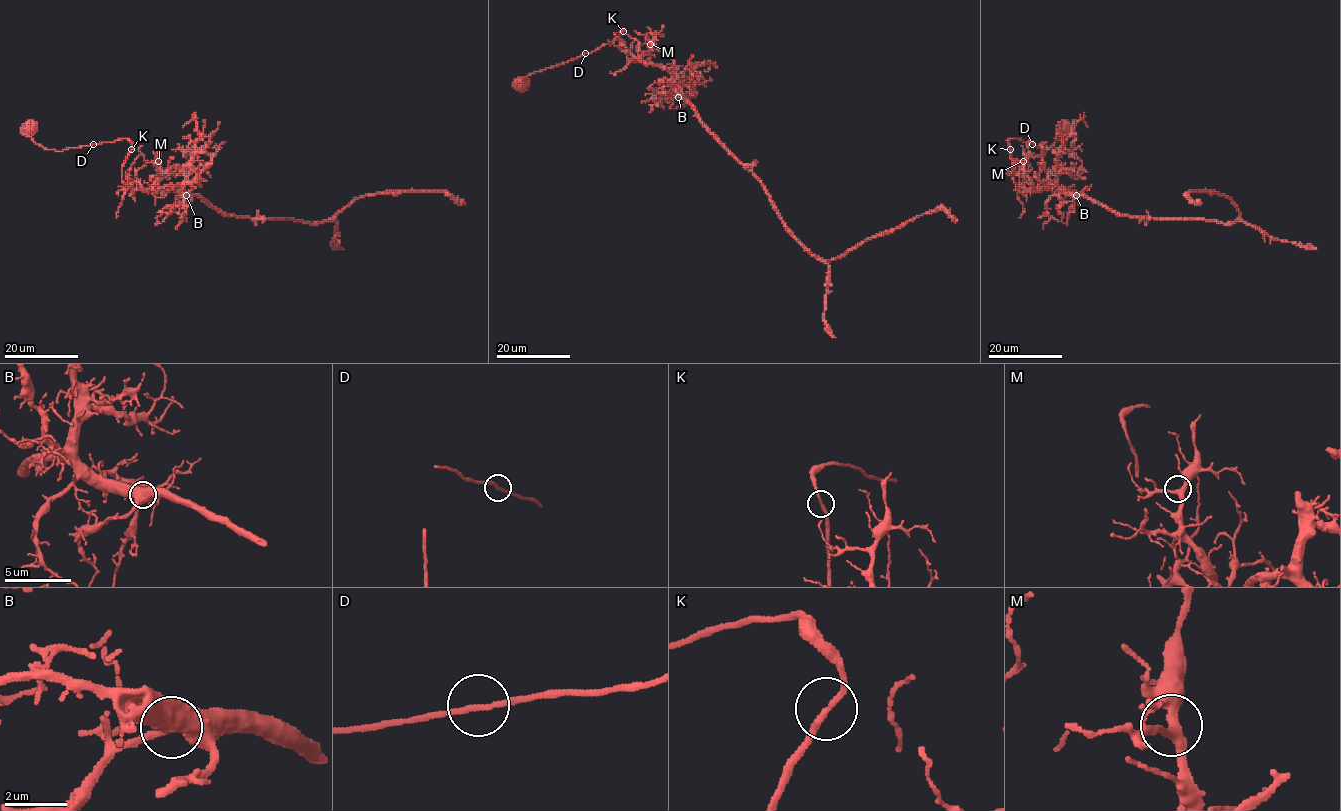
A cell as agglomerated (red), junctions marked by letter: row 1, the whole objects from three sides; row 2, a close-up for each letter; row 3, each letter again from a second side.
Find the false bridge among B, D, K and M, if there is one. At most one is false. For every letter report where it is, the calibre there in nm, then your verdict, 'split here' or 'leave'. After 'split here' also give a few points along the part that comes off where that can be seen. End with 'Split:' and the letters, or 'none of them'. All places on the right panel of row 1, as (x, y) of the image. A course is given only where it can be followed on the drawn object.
B: place (1076, 195); calibre 360 nm; leave
D: place (1032, 144); calibre 160 nm; leave
K: place (1010, 149); calibre 190 nm; leave
M: place (1023, 161); calibre 300 nm; leave
Split: none of them

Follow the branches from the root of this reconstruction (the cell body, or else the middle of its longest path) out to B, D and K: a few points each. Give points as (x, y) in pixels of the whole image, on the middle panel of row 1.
B: (520, 84), (530, 74), (595, 52), (624, 29), (613, 34), (635, 56), (664, 66), (672, 75), (678, 97)
D: (520, 84), (530, 74), (585, 53)
K: (520, 84), (530, 74), (595, 52), (624, 31)

